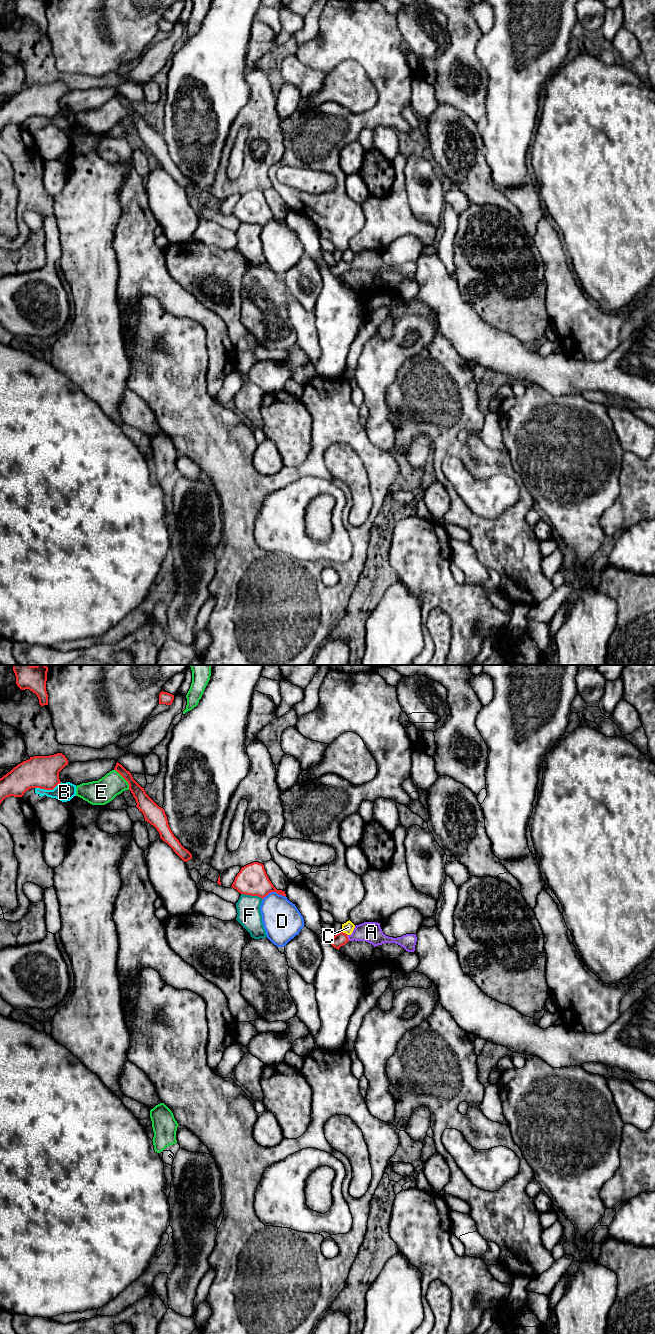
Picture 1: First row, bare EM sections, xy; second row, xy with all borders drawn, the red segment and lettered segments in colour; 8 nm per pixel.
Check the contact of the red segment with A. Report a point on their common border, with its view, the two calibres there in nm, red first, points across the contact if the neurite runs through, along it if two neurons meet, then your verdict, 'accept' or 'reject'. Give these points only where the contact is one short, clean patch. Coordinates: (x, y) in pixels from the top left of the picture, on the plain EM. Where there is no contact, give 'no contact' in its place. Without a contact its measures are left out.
xy (347, 266) | 110/170 nm | across xy (340, 267), (347, 266), (361, 260), (371, 260) | accept

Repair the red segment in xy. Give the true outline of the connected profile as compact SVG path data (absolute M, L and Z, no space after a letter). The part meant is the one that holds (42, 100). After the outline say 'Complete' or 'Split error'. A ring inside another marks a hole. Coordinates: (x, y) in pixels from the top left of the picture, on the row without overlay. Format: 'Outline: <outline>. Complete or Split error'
Outline: M62 81L34 84L0 106L0 132L10 124L22 125L31 116L53 118L61 111L59 100L68 93Z. Complete

